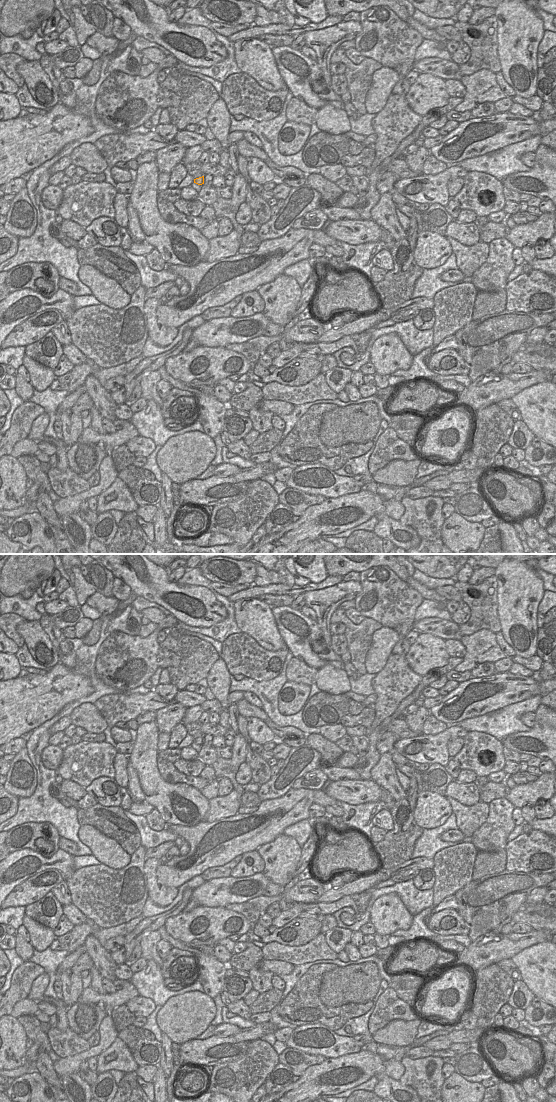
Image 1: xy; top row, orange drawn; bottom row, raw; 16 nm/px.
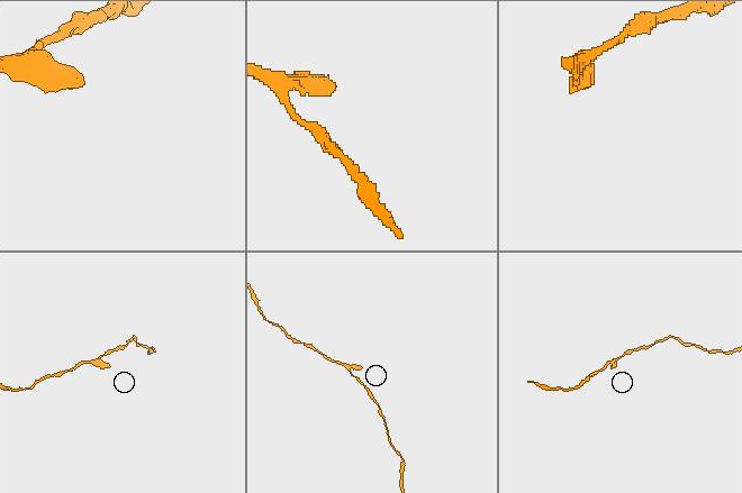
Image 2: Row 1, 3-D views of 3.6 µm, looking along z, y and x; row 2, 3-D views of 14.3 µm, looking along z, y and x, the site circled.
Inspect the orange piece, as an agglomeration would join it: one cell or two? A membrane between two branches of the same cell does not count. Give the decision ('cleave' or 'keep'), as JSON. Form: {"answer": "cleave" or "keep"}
{"answer": "keep"}

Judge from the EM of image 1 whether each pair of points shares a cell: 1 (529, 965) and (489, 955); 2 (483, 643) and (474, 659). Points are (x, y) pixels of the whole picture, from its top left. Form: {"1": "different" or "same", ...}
{"1": "different", "2": "same"}

